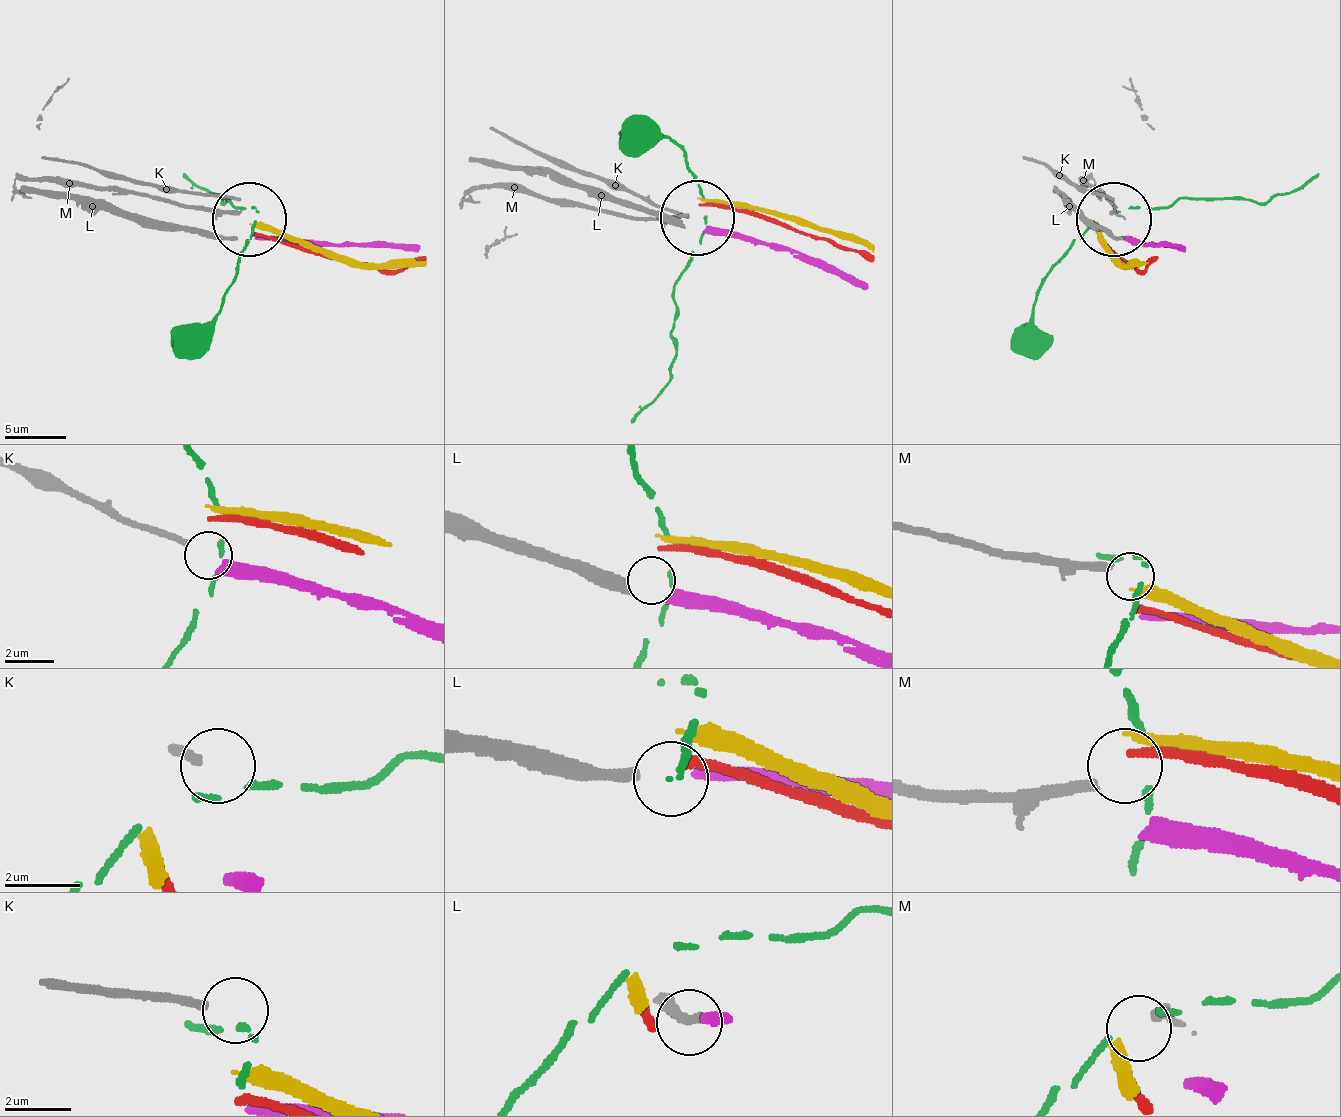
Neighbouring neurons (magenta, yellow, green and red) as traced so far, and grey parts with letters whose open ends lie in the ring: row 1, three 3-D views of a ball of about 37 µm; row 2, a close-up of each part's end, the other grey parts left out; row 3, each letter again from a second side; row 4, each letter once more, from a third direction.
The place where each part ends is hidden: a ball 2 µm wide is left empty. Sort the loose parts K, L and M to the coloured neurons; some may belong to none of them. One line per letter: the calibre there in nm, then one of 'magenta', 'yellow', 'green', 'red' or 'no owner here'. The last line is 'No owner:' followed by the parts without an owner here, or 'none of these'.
K: 240 nm | no owner here
L: 320 nm | magenta
M: 320 nm | no owner here
No owner: K, M

